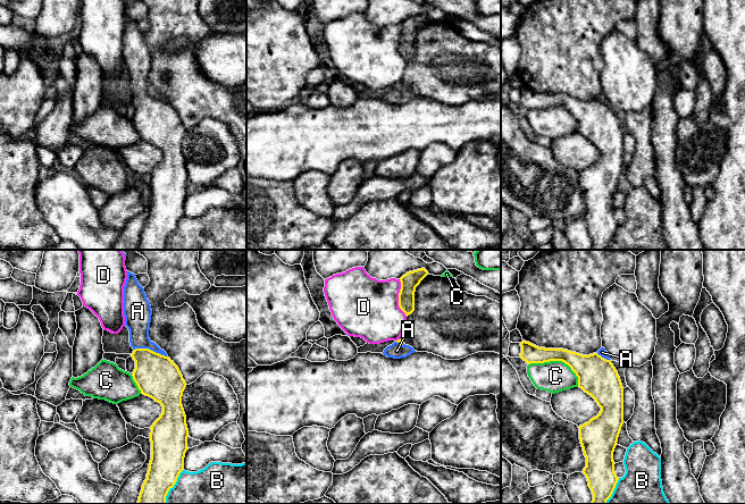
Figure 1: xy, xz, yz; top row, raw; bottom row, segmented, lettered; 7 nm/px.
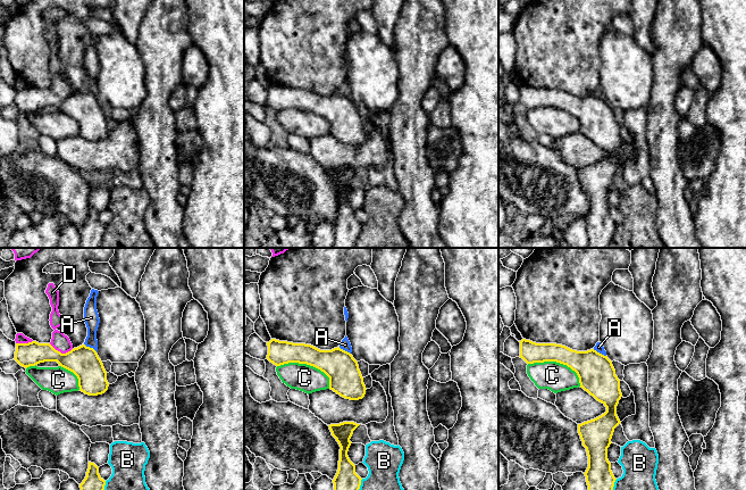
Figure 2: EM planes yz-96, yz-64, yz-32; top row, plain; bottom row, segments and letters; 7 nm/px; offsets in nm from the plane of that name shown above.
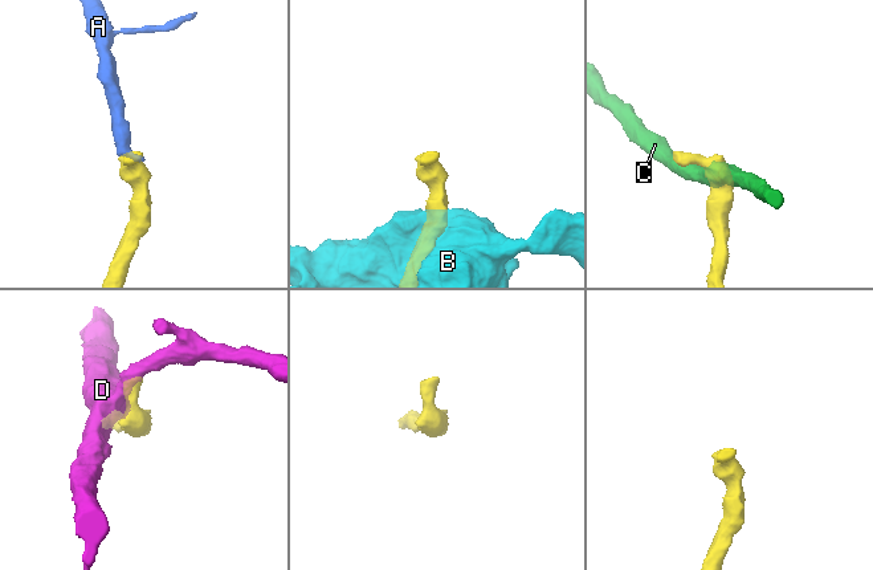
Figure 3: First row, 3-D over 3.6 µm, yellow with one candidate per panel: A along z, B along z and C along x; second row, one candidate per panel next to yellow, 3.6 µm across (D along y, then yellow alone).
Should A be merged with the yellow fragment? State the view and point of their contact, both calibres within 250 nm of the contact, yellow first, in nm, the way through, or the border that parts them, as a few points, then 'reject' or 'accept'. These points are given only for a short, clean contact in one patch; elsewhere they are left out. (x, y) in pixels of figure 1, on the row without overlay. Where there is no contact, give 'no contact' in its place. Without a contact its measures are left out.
xy (150, 95) | 300/190 nm | across xy (157, 122), (150, 106), (150, 95), (139, 84), (137, 62) | accept

